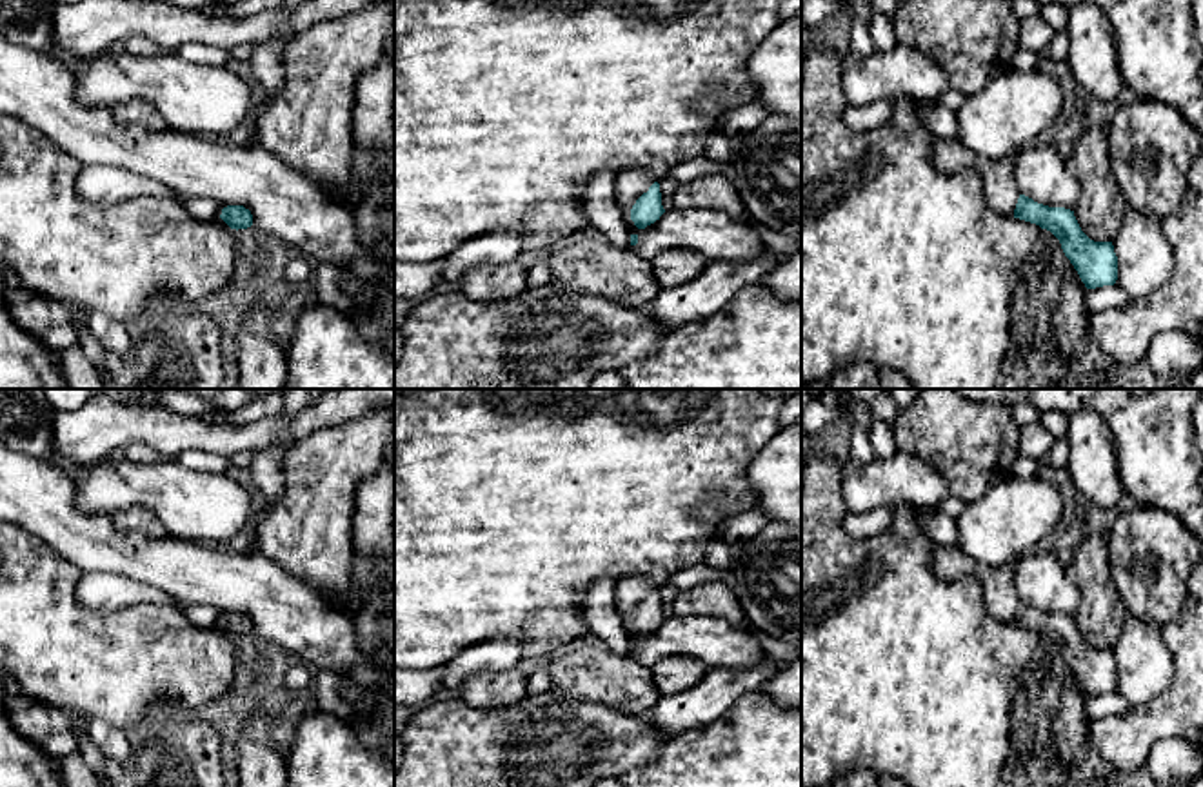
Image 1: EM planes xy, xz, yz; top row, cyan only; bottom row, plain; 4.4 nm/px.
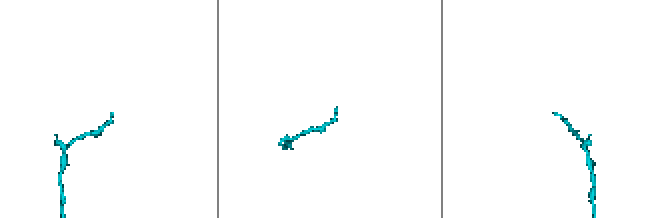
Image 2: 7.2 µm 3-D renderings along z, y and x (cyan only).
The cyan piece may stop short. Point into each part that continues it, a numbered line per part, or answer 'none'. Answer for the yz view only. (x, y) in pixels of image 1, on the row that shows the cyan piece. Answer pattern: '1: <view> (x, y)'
1: yz (1002, 193)

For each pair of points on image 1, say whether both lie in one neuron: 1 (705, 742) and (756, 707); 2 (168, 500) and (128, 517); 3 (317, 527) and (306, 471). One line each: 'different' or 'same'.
1: same
2: different
3: same

